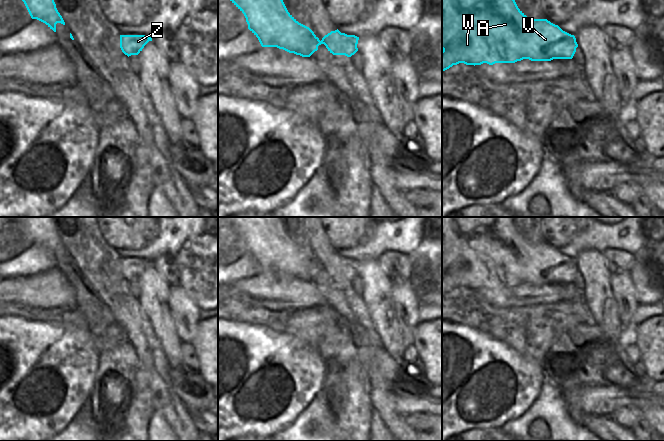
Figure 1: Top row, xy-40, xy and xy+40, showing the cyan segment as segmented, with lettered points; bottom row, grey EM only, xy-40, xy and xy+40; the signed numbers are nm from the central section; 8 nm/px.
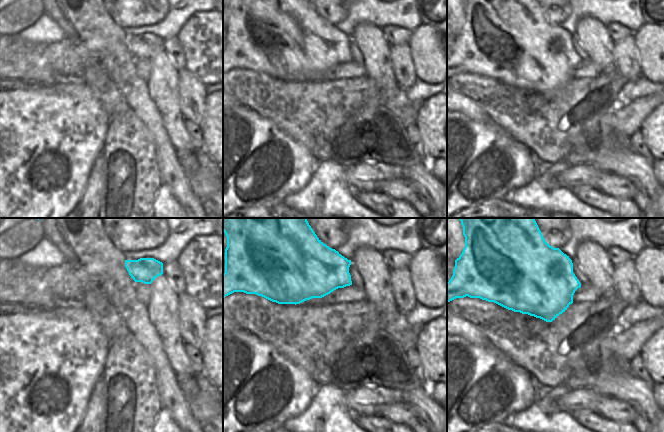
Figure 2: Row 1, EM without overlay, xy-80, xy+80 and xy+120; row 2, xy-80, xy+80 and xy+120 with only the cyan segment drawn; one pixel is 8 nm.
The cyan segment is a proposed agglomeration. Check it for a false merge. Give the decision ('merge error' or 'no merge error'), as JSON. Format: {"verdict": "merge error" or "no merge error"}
{"verdict": "no merge error"}

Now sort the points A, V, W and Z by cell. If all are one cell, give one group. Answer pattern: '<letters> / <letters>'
A V W Z

